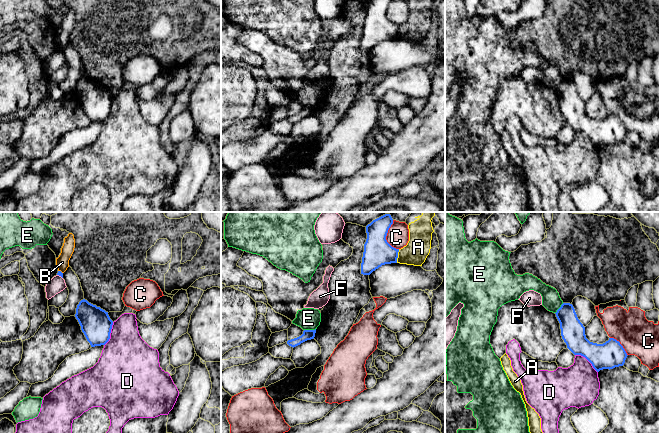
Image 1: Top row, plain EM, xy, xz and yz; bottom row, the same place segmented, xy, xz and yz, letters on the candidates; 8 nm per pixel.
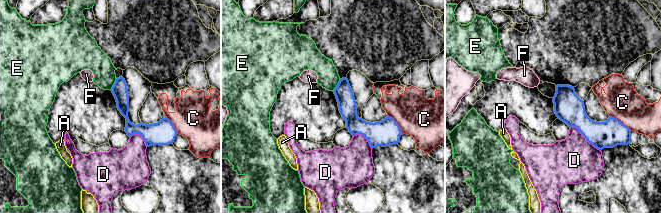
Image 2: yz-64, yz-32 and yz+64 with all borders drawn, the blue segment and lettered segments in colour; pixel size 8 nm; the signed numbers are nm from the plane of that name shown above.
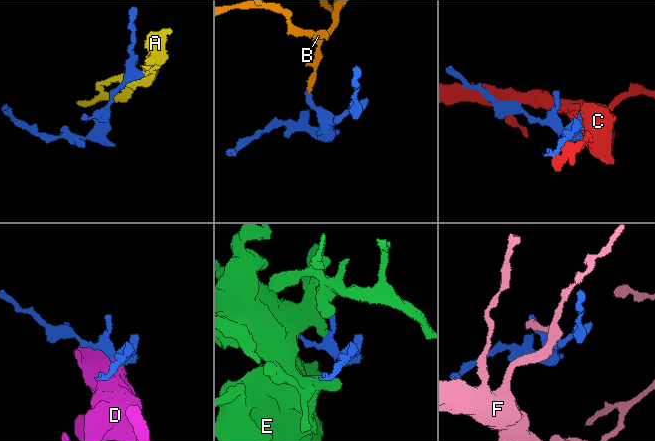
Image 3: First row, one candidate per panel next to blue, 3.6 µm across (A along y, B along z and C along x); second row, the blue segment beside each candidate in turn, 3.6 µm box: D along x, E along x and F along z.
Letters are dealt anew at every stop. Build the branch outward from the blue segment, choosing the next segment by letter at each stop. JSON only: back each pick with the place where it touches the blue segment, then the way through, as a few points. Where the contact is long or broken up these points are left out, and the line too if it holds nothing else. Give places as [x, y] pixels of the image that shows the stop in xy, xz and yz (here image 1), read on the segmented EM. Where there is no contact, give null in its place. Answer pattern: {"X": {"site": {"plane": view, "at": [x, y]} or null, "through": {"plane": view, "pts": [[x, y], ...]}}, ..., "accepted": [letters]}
{"accepted": []}

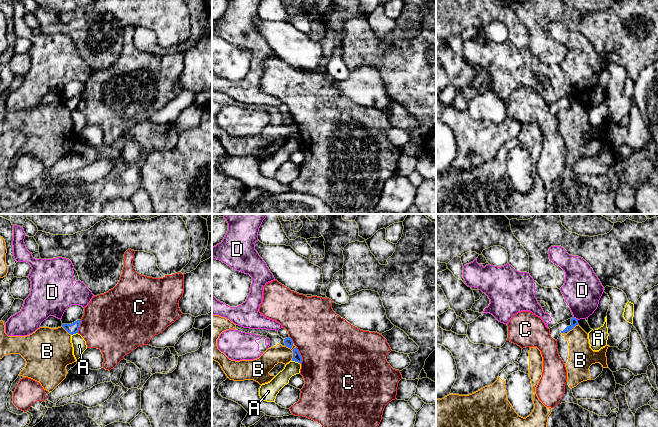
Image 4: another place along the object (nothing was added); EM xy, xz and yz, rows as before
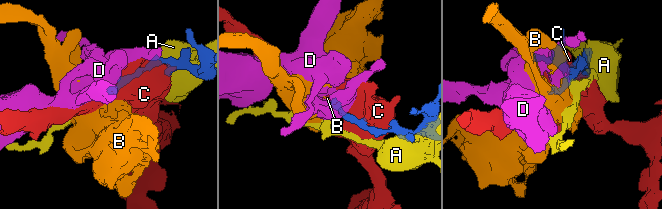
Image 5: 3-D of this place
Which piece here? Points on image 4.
{"accepted": []}

